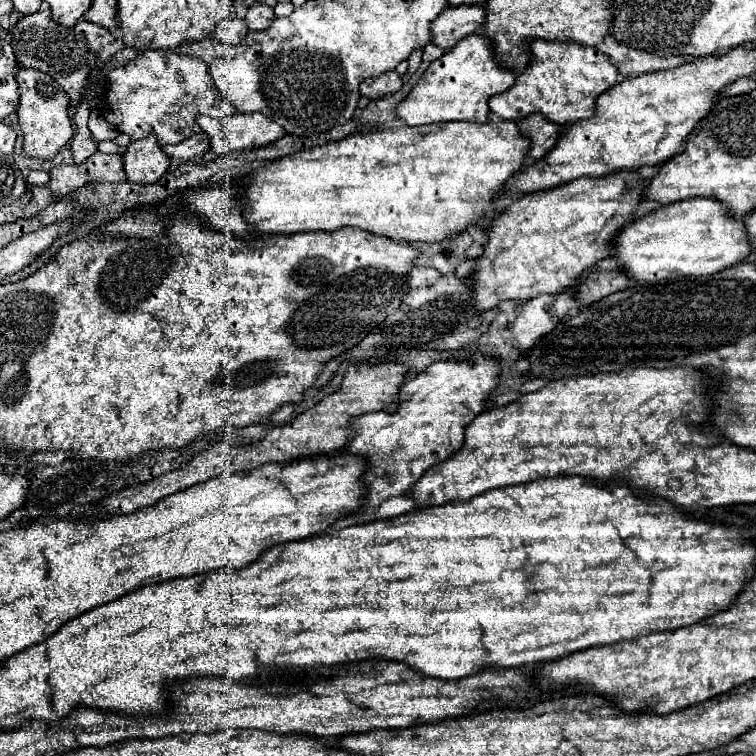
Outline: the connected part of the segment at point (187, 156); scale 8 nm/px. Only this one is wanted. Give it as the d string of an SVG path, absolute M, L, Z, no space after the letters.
M199 132L179 144L173 144L173 146L161 146L163 152L169 156L169 158L177 158L177 160L191 160L193 156L199 156L203 154L207 148L209 148L209 138L207 134Z

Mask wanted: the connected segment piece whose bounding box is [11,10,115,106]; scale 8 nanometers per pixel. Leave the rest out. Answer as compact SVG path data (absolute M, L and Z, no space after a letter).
M39 10L35 14L23 16L13 32L13 52L17 60L27 68L37 68L51 78L55 78L63 90L69 94L71 104L77 106L79 98L83 94L83 88L87 84L89 70L95 62L99 62L99 52L105 44L111 44L115 36L97 24L91 24L87 20L79 20L73 28L59 26L51 20L49 10Z

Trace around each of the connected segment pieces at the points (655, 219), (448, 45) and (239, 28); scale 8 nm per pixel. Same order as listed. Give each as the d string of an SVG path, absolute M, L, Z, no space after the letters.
M691 198L657 208L653 214L623 228L613 240L613 248L615 258L623 262L625 274L633 280L645 282L717 274L743 262L753 252L745 222L731 220L727 208L711 198Z
M453 6L431 24L433 44L451 50L461 38L475 34L485 24L485 8L481 6Z
M229 18L229 20L223 20L215 26L215 32L213 32L213 38L221 40L223 44L239 44L245 36L247 36L247 24L239 18Z

